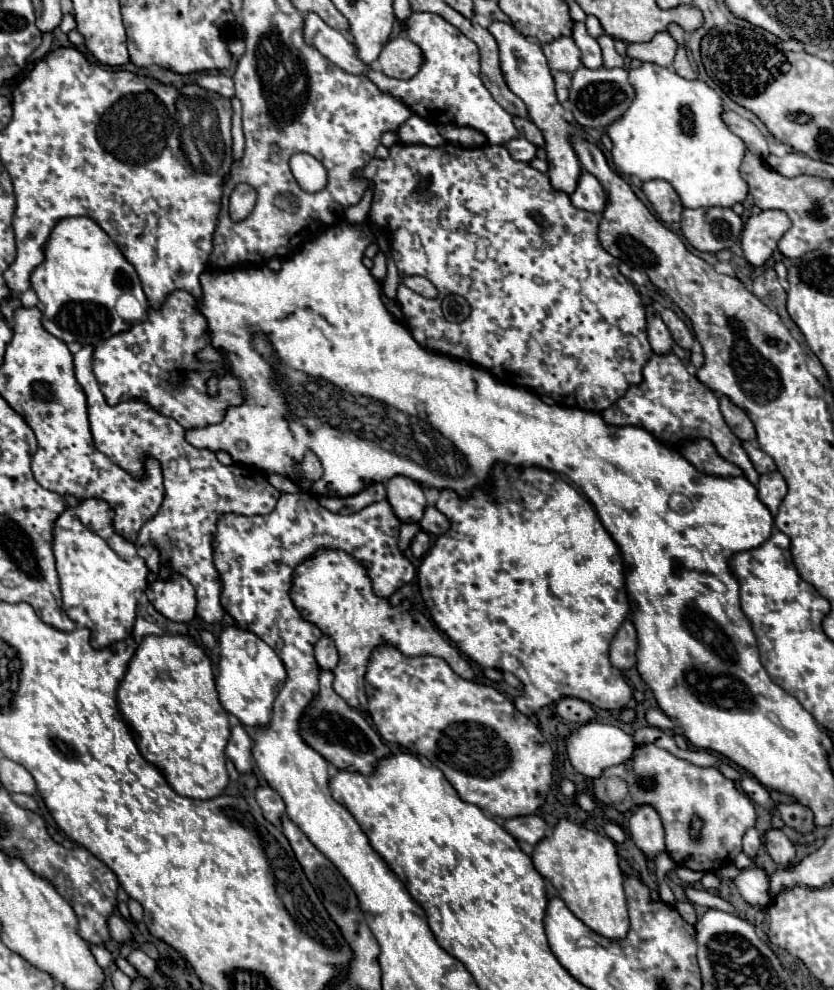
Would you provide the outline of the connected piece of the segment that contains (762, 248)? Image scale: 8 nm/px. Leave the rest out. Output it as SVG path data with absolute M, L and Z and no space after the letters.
M761 211L753 215L741 235L741 249L753 267L761 267L777 249L779 239L789 229L789 217L781 211Z

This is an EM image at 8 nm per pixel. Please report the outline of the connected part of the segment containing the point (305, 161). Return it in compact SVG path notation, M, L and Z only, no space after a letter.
M295 153L291 157L291 171L303 191L315 193L315 191L321 191L327 183L325 167L309 153Z

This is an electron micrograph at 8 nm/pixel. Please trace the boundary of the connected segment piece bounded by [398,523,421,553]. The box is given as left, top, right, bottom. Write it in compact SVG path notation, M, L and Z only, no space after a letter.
M403 523L400 527L398 548L403 553L409 546L415 533L421 529L419 523Z

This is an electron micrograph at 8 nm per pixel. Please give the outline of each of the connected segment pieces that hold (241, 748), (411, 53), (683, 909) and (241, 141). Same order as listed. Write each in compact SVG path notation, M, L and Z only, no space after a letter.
M237 725L231 729L231 739L225 749L227 757L235 763L239 773L251 773L253 771L253 757L251 757L251 737L247 735L243 725Z
M403 37L391 39L377 59L379 69L395 79L411 79L419 73L423 63L425 61L421 49L413 41Z
M677 901L675 903L675 909L681 913L681 917L685 917L685 921L689 921L691 925L697 921L697 917L695 917L695 909L693 909L693 905L689 903L689 901Z
M233 97L231 100L232 105L232 153L234 160L239 160L243 156L245 148L245 137L242 130L242 105L241 102Z

